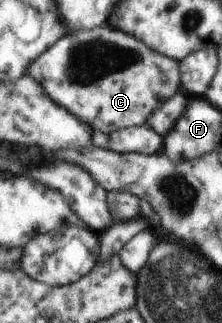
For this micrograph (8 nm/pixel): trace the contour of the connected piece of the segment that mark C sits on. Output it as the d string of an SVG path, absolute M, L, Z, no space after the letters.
M108 24L90 30L78 30L61 38L32 62L28 74L32 74L34 80L40 82L48 98L57 105L70 114L75 114L76 118L86 122L93 131L98 130L108 135L128 127L142 126L151 112L181 90L179 61L148 48L141 40L110 28Z

